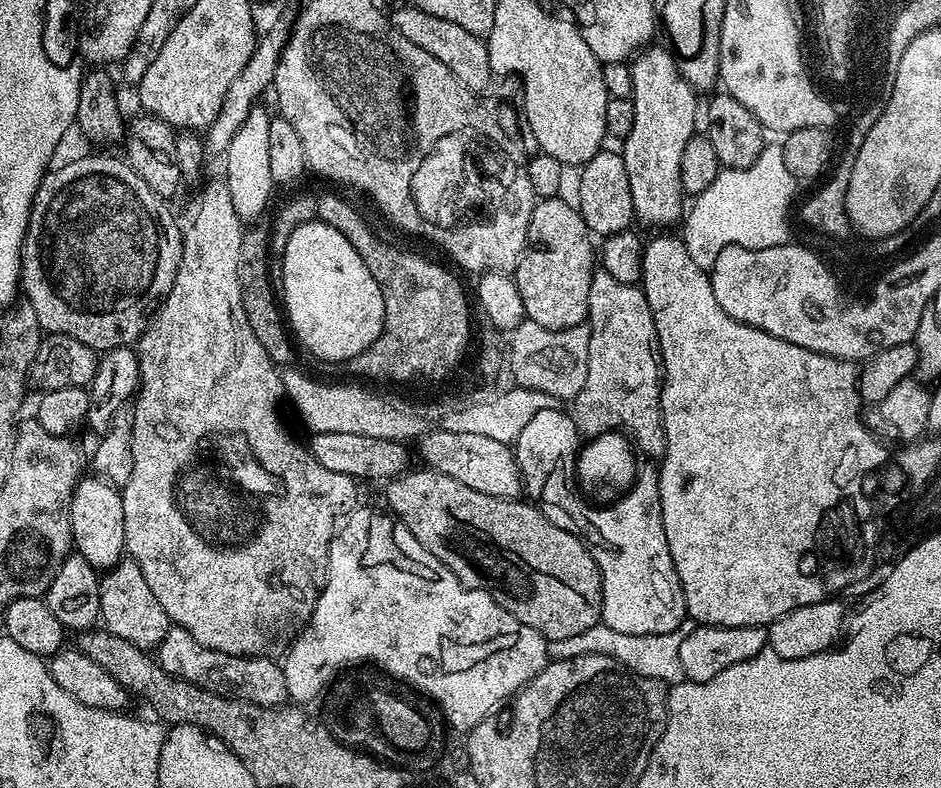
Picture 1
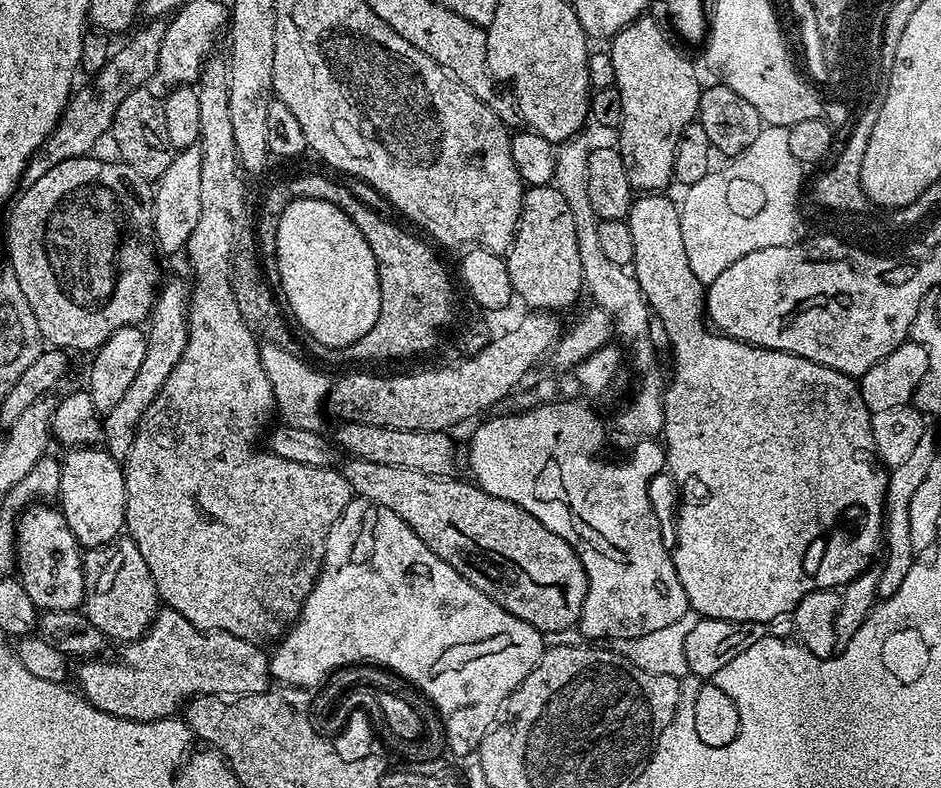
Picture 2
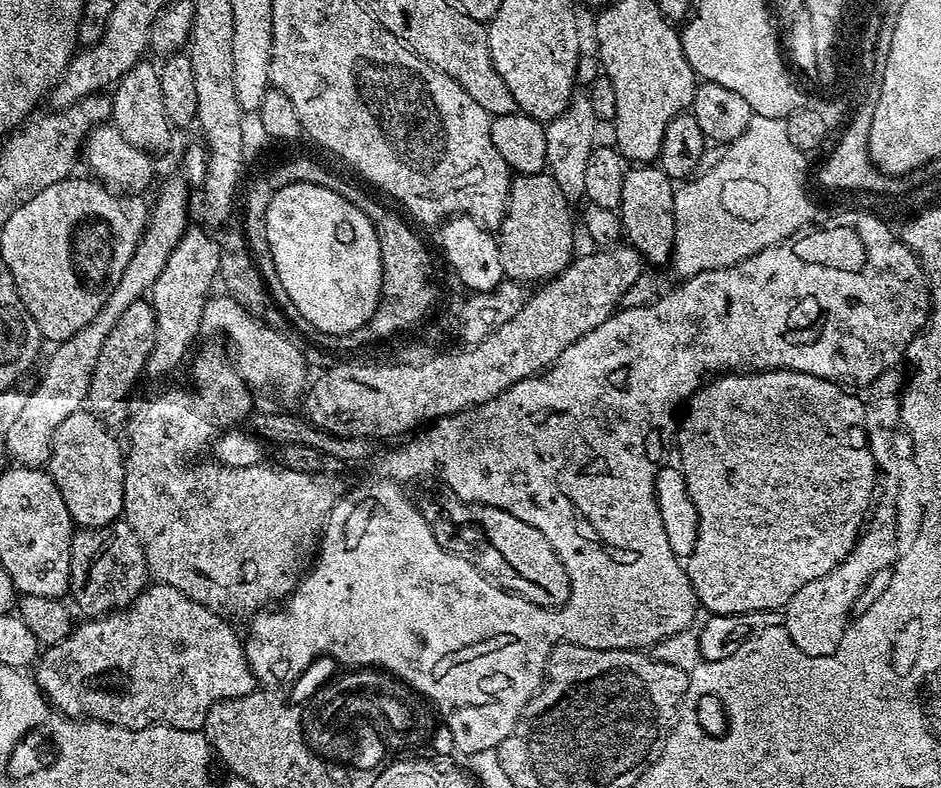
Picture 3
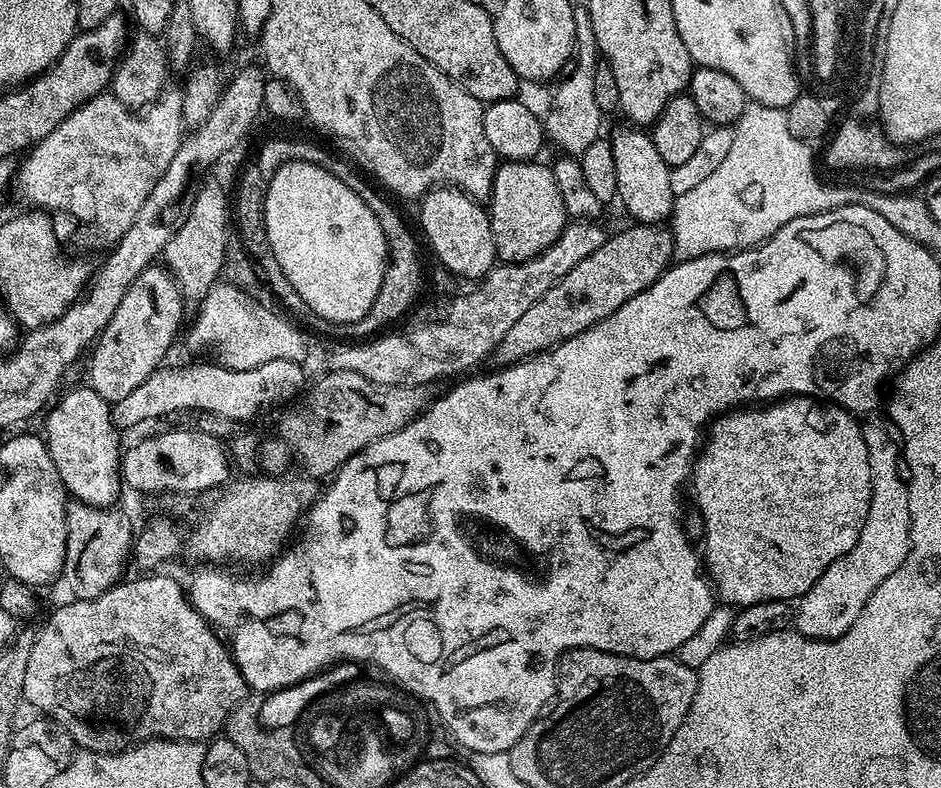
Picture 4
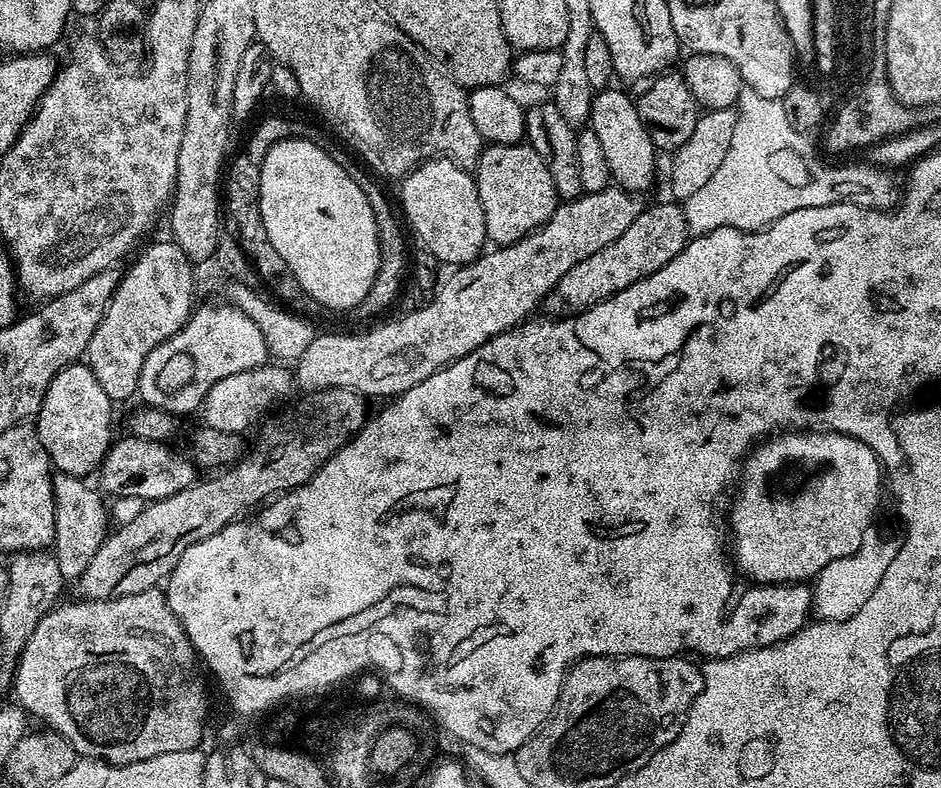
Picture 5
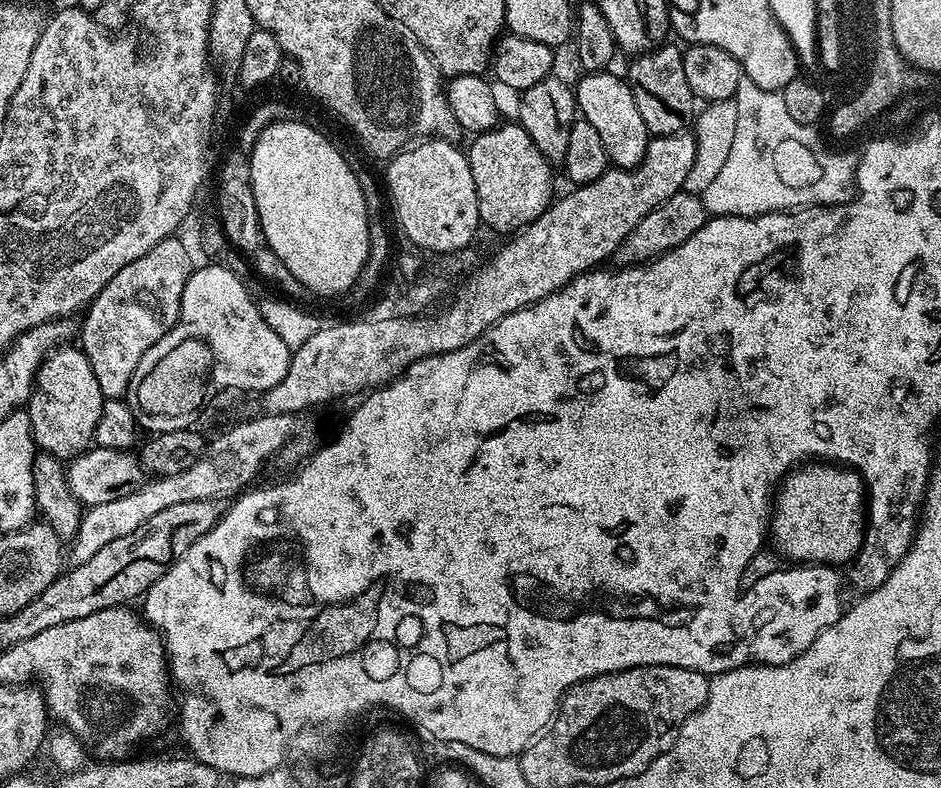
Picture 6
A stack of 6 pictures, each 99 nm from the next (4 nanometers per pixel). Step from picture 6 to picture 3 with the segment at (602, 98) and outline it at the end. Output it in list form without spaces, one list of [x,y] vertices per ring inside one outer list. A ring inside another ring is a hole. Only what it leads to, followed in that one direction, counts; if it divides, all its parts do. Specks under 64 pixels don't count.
[[[644,162],[632,166],[624,173],[622,202],[619,206],[620,221],[627,243],[636,248],[645,261],[652,264],[669,263],[674,246],[674,182],[658,166]]]

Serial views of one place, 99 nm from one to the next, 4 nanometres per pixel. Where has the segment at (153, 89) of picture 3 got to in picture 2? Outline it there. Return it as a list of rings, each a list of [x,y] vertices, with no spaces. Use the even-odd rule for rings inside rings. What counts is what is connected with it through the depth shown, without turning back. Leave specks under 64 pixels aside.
[[[142,87],[126,94],[122,106],[118,106],[118,114],[114,114],[110,140],[116,143],[116,148],[120,151],[119,159],[123,163],[129,164],[143,180],[155,182],[162,174],[166,174],[174,158],[174,149],[166,130],[161,97],[148,91],[147,87]]]

